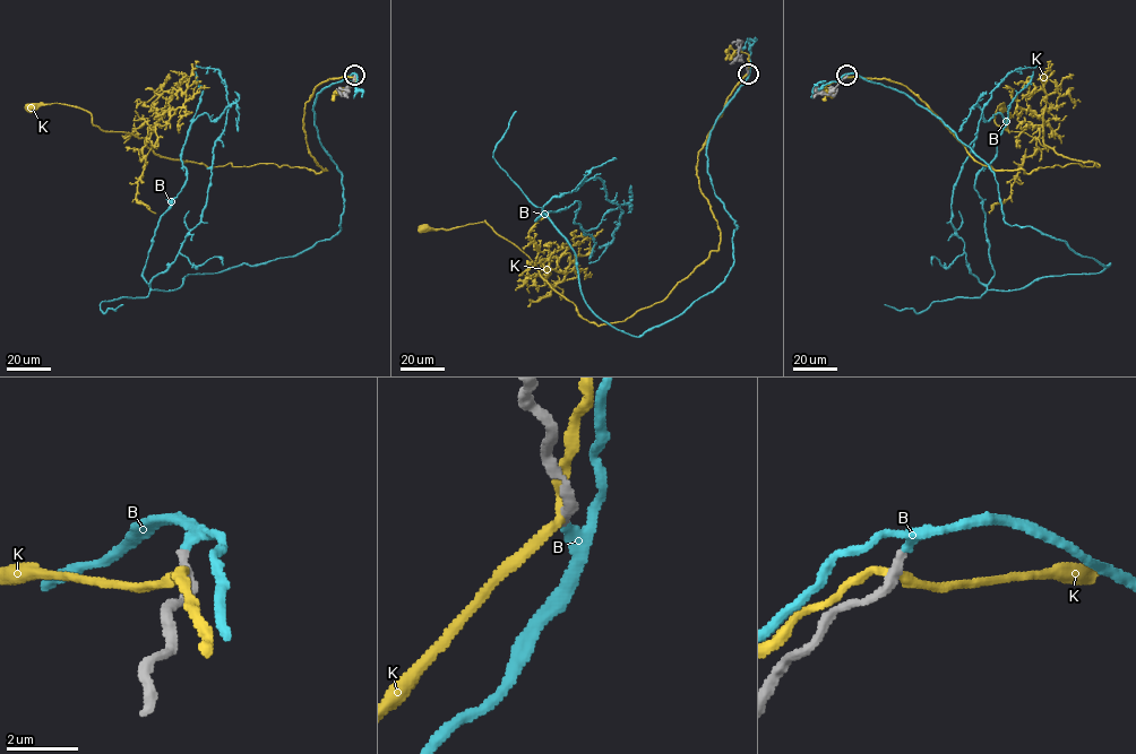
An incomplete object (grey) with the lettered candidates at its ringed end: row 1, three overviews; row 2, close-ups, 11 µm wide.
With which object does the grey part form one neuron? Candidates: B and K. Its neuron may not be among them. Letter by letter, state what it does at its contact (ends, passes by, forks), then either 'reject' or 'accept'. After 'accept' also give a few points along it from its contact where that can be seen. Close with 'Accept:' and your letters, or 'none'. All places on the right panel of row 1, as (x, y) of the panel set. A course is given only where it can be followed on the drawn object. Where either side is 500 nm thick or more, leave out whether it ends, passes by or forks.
B: it passes by | accept | via (846, 75), (938, 116), (1012, 226), (1110, 263), (1007, 291), (970, 272), (953, 188), (991, 92), (1036, 66)
K: it passes by | reject
Accept: B

